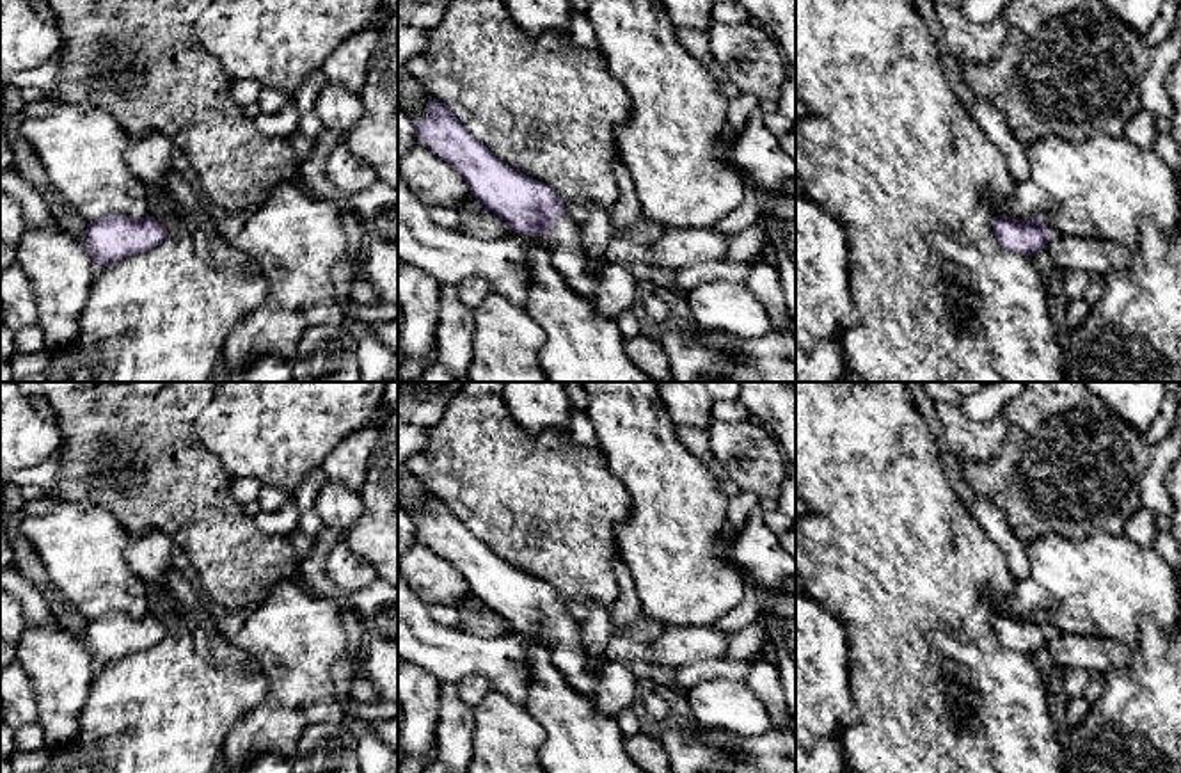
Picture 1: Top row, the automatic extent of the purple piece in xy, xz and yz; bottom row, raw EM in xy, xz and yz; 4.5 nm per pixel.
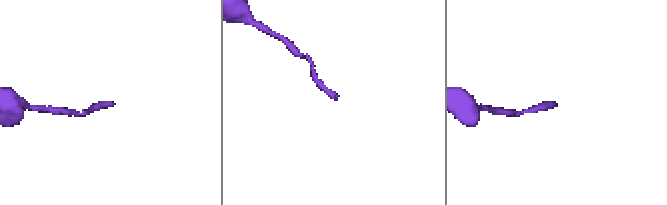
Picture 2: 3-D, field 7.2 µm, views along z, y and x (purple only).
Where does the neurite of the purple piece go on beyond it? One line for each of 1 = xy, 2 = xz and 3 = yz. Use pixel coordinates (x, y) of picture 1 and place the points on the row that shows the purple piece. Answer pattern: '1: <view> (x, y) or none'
1: none
2: xz (562, 240)
3: none

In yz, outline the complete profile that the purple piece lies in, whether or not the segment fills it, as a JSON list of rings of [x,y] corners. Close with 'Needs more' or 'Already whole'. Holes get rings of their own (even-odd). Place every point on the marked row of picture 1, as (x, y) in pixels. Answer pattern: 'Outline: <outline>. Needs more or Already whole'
Outline: [[[1005,215],[993,219],[993,231],[1003,249],[1026,256],[1046,249],[1051,238],[1051,231],[1039,220],[1016,220]]]. Already whole

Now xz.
Outline: [[[437,98],[428,117],[412,121],[417,142],[449,163],[471,195],[520,236],[543,236],[552,267],[579,297],[591,300],[607,261],[591,261],[579,242],[579,222],[545,183],[495,158]]]. Needs more

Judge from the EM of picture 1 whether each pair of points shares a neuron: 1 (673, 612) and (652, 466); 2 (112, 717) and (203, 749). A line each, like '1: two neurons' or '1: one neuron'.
1: one neuron
2: one neuron

